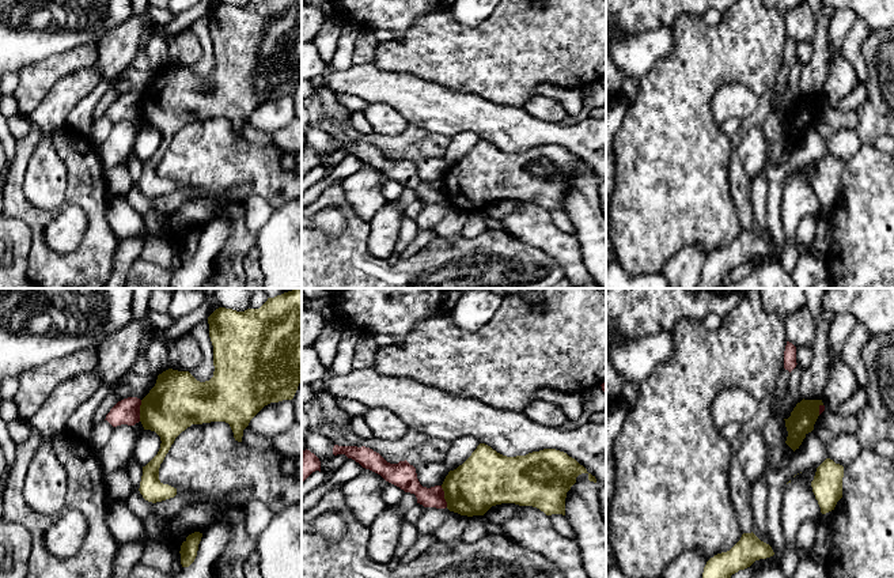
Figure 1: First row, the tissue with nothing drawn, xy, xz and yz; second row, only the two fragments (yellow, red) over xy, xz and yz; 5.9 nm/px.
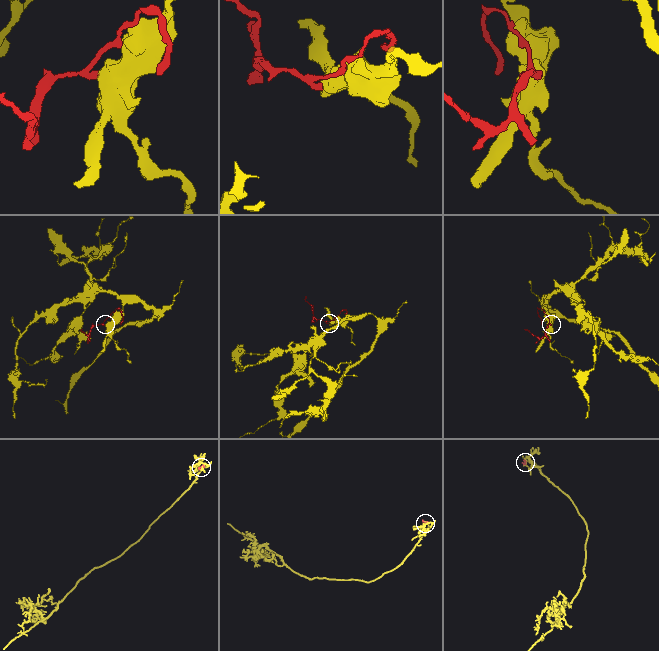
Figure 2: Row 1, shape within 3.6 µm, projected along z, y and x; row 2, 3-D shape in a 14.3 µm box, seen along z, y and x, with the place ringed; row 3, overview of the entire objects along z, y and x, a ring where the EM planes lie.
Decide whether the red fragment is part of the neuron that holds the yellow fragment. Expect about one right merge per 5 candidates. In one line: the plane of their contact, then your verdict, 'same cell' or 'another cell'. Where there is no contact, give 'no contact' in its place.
meets yellow in xy; another cell

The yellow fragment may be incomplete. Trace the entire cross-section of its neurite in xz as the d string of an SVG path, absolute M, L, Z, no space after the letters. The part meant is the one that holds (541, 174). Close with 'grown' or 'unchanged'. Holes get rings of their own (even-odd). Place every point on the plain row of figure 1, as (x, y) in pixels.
M480 139L462 160L448 167L442 184L447 204L461 211L484 211L501 199L565 211L567 188L582 169L588 167L556 144L507 152Z; unchanged

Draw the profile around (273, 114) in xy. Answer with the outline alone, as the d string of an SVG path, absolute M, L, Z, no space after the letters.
M283 95L265 101L249 118L251 125L268 135L274 135L295 117L292 95Z

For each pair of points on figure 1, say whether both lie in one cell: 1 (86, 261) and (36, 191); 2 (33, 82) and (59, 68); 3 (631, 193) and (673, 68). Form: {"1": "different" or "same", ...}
{"1": "different", "2": "same", "3": "same"}

